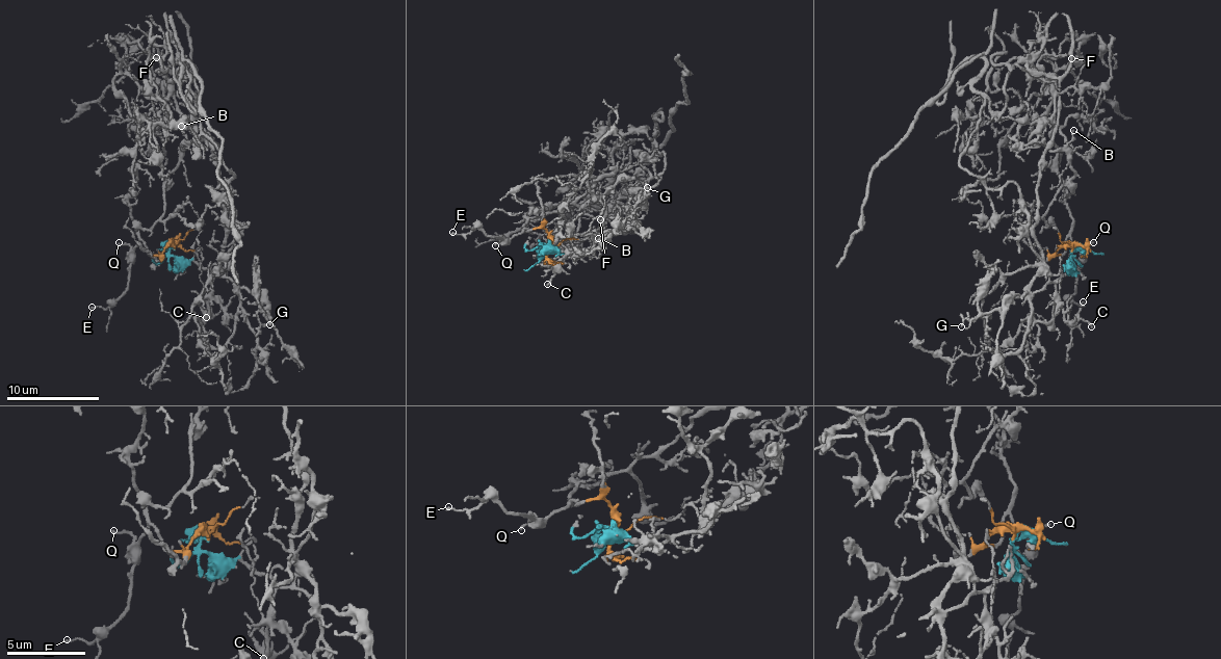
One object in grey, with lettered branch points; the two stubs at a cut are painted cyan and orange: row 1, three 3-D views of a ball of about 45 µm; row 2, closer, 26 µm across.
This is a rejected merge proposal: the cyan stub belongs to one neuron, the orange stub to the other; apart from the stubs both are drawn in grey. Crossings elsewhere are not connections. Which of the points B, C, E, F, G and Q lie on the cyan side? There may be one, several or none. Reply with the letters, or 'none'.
C, G

